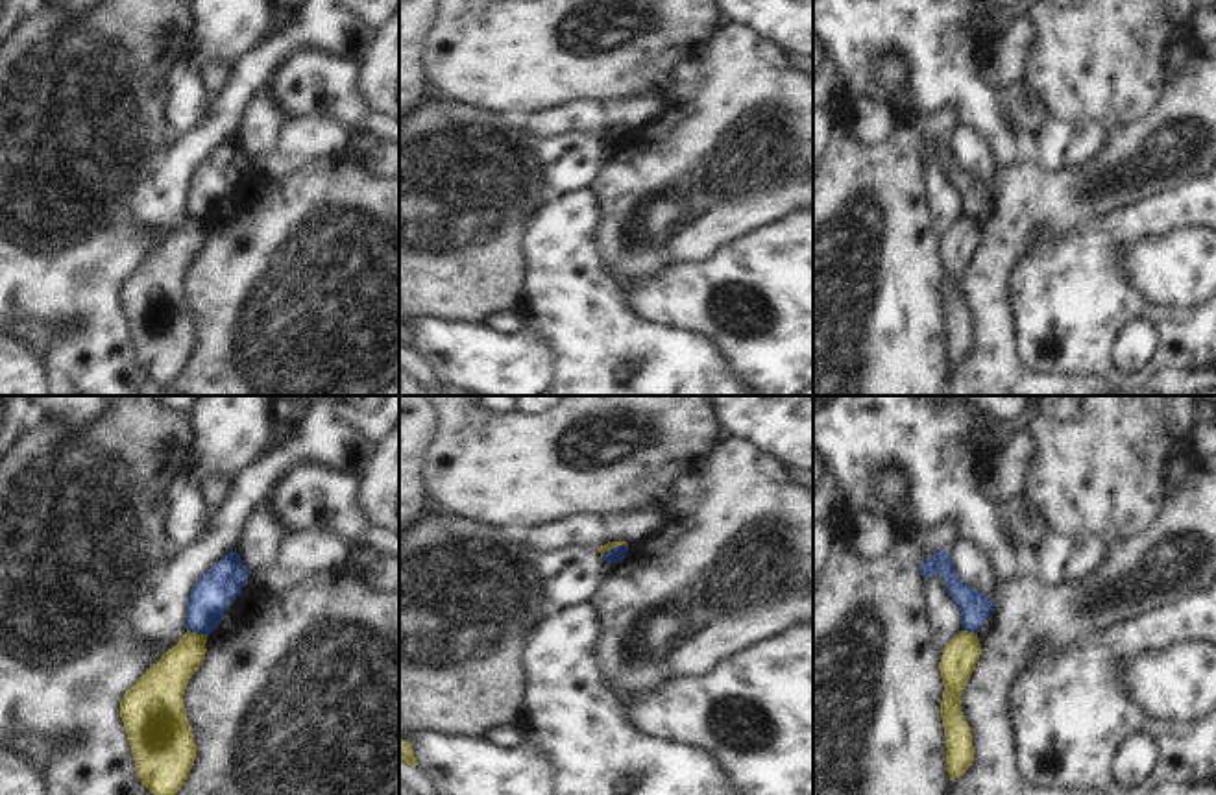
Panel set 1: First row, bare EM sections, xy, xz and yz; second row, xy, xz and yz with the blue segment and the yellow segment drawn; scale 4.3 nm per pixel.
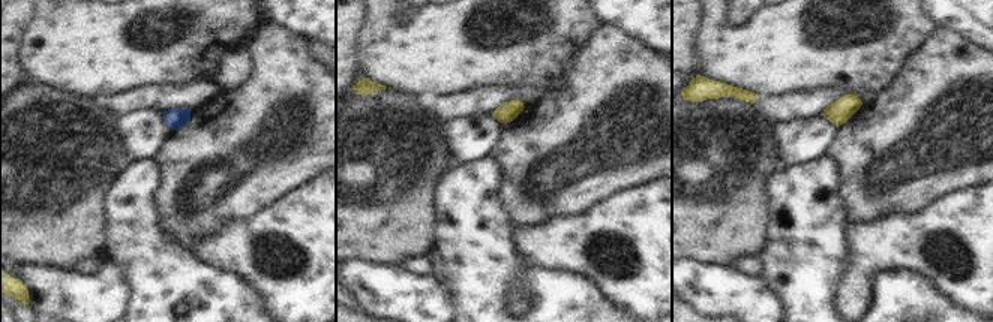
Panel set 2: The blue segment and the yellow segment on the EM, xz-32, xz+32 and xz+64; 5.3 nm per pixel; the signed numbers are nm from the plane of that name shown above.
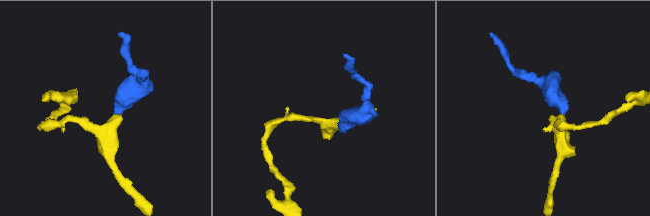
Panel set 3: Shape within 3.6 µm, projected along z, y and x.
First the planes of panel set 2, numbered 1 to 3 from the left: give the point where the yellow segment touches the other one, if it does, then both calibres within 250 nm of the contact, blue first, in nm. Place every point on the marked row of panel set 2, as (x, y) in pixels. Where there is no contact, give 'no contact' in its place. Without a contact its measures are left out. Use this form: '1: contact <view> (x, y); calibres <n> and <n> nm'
1: no contact
2: no contact
3: no contact

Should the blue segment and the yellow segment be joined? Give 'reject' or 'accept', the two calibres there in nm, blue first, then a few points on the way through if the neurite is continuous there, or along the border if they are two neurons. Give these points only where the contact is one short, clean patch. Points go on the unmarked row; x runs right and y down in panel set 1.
reject; 180 nm thick on the blue side, 180 nm on the other; border along xy (187, 215), (207, 220)

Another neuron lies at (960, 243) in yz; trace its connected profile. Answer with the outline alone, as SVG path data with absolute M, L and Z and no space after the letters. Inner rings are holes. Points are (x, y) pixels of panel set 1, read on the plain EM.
M961 216L944 235L939 248L942 263L941 303L946 322L946 357L950 366L965 361L974 348L970 312L961 298L961 279L981 240L978 220Z

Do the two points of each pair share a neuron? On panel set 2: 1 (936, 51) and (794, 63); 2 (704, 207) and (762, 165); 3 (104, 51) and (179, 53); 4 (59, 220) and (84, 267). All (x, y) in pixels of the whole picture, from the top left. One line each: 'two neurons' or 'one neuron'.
1: two neurons
2: one neuron
3: one neuron
4: two neurons

